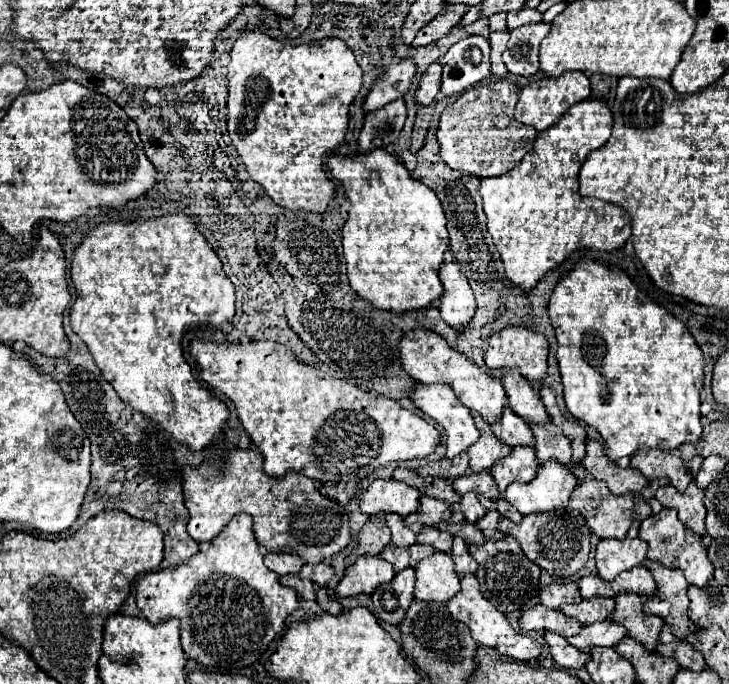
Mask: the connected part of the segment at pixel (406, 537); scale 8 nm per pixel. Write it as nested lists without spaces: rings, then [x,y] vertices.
[[[386,514],[386,526],[392,532],[392,544],[398,548],[408,548],[418,542],[418,532],[422,526],[418,524],[404,524],[404,518],[400,514]]]

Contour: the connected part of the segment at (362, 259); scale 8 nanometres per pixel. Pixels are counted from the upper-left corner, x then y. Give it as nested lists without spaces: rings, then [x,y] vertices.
[[[380,148],[354,158],[332,156],[328,168],[342,182],[352,204],[342,228],[350,288],[376,308],[396,314],[420,310],[442,298],[444,288],[438,270],[450,238],[436,194],[414,180],[402,162]]]

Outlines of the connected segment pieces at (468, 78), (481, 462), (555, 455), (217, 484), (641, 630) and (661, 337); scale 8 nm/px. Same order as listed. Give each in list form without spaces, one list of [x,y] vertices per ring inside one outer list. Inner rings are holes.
[[[468,36],[460,42],[456,42],[442,58],[442,92],[444,96],[462,94],[464,90],[484,82],[490,72],[490,44],[482,36]],[[478,48],[482,52],[482,60],[474,64],[470,58],[466,58],[466,52]]]
[[[472,412],[474,414],[474,422],[478,426],[478,432],[480,432],[480,438],[476,444],[472,444],[468,448],[468,456],[470,456],[470,468],[472,472],[488,472],[498,460],[506,458],[512,448],[506,446],[504,442],[500,442],[494,434],[492,434],[492,428],[490,424],[486,424],[482,420],[480,414]]]
[[[554,424],[548,426],[532,426],[534,438],[536,438],[536,458],[540,464],[556,460],[562,462],[564,466],[568,466],[568,470],[578,478],[584,480],[584,468],[574,464],[572,458],[572,450],[570,450],[570,442],[562,436],[562,430]]]
[[[256,448],[250,450],[232,450],[226,456],[226,466],[222,470],[222,462],[204,462],[198,468],[186,468],[184,470],[184,502],[190,512],[188,522],[188,534],[196,542],[212,542],[220,530],[240,512],[246,512],[254,518],[254,536],[258,544],[262,544],[268,552],[288,552],[298,554],[308,564],[318,564],[340,550],[344,550],[350,544],[350,518],[344,514],[344,506],[338,502],[322,496],[318,488],[314,486],[314,480],[310,480],[304,474],[288,472],[282,478],[272,478],[262,468],[262,454]]]
[[[636,594],[616,596],[616,610],[610,614],[610,620],[622,624],[630,638],[636,638],[644,644],[646,650],[654,652],[658,644],[660,630],[664,622],[658,616],[648,616],[642,610],[642,598]]]
[[[592,258],[580,260],[554,288],[548,310],[558,340],[558,366],[566,408],[574,418],[598,430],[612,462],[618,464],[632,458],[642,446],[674,452],[682,444],[700,440],[700,388],[704,384],[702,350],[688,328],[640,292],[622,270],[612,270]]]

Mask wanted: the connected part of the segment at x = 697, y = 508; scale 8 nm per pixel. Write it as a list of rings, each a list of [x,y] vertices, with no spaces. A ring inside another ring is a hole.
[[[694,482],[686,488],[686,492],[678,492],[674,486],[658,488],[656,500],[664,508],[674,508],[678,512],[678,518],[696,534],[706,536],[706,506],[704,506],[704,490],[700,490]]]

